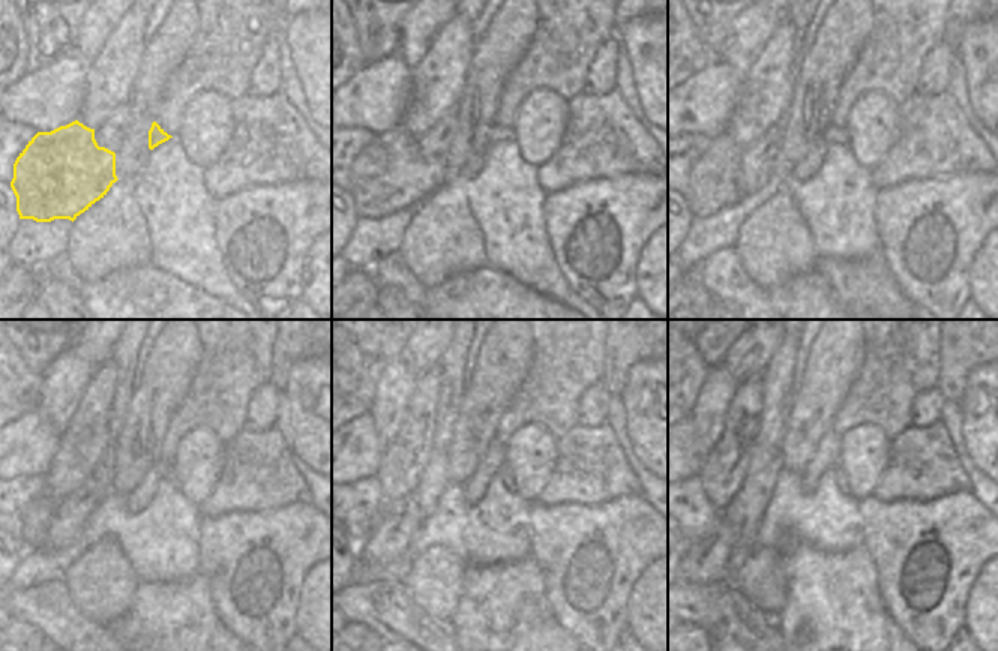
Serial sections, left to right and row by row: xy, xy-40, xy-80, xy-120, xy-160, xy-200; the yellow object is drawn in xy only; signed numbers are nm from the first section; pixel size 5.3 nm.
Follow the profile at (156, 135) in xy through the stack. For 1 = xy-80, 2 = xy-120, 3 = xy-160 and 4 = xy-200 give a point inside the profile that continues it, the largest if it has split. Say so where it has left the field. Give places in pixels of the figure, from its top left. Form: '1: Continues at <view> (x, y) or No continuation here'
1: Continues at xy-80 (833, 135)
2: Continues at xy-120 (168, 473)
3: Continues at xy-160 (505, 476)
4: Continues at xy-200 (841, 479)

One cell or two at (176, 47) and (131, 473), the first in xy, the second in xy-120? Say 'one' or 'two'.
one

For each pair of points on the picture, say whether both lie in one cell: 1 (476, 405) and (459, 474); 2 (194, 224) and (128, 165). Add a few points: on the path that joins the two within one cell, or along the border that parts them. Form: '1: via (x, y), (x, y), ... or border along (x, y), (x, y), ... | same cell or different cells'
1: via (476, 422), (468, 429), (468, 444), (464, 458) | same cell
2: border along (152, 150), (144, 168), (132, 179) | different cells

